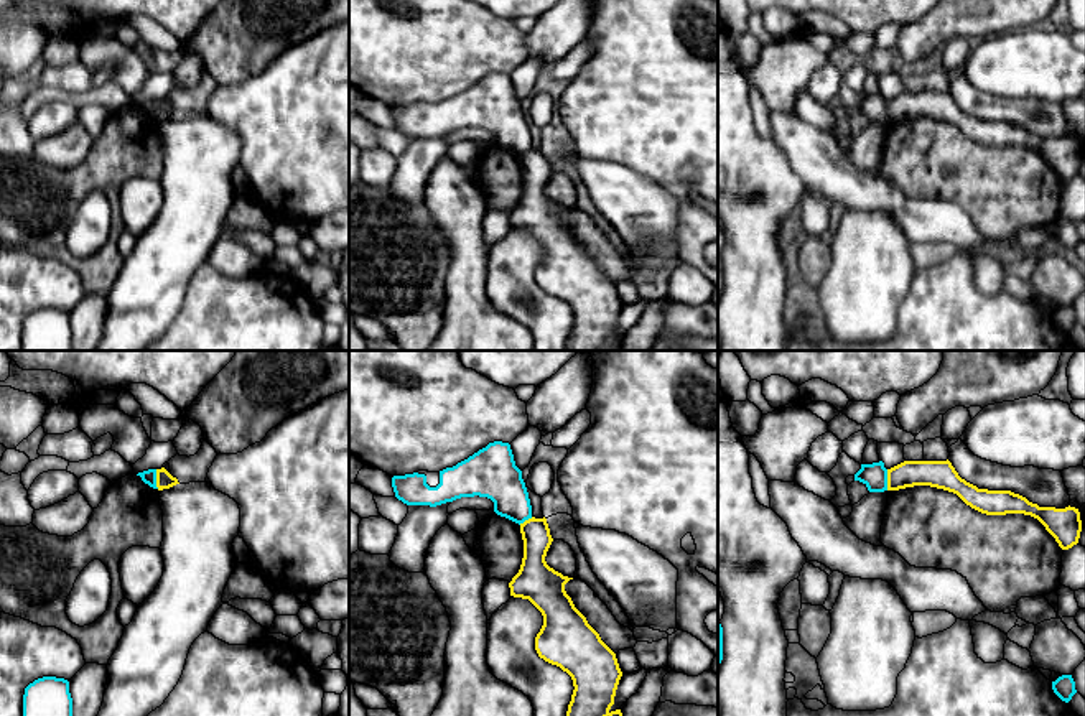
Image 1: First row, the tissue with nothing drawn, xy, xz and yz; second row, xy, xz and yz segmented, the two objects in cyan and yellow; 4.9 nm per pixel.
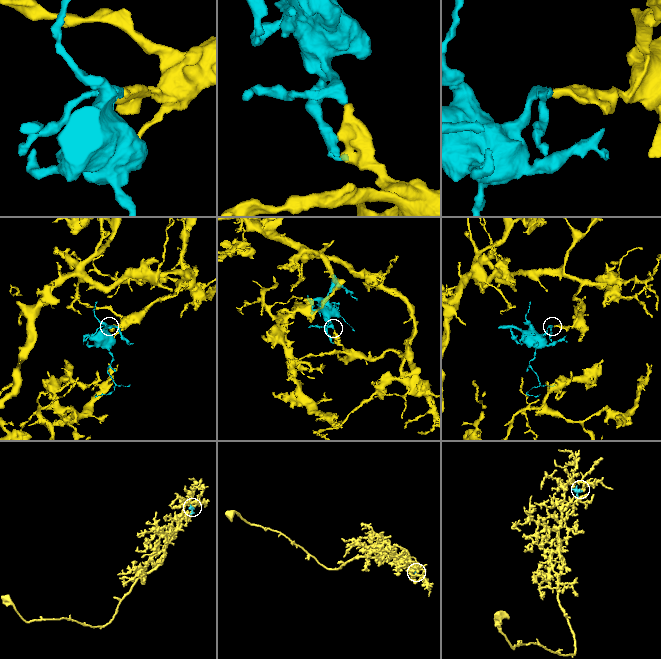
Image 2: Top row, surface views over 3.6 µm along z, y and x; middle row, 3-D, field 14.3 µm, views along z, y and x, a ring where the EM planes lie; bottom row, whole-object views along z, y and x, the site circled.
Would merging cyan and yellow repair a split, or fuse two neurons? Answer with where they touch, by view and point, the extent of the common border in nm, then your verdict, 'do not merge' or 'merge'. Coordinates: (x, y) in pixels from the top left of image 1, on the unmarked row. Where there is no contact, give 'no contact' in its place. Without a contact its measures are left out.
contact yz (886, 111); length 100 nm; do not merge

